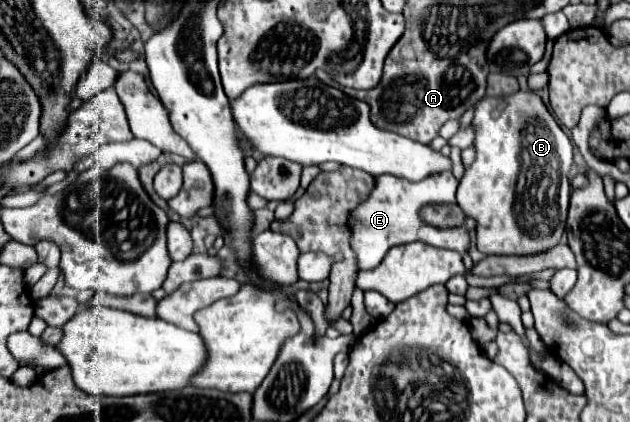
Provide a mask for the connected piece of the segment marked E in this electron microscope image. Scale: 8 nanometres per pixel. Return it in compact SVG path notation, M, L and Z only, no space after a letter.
M451 172L433 174L421 182L409 182L395 176L379 176L375 188L369 194L369 200L359 204L351 212L351 228L353 228L351 246L357 254L359 266L375 268L381 264L381 260L393 246L409 244L409 242L425 242L435 248L449 248L449 250L457 250L459 254L465 254L469 246L469 230L475 228L475 222L471 218L467 218L461 228L439 230L439 228L427 226L419 216L419 210L429 202L431 204L455 202L457 184L459 182L455 180Z

